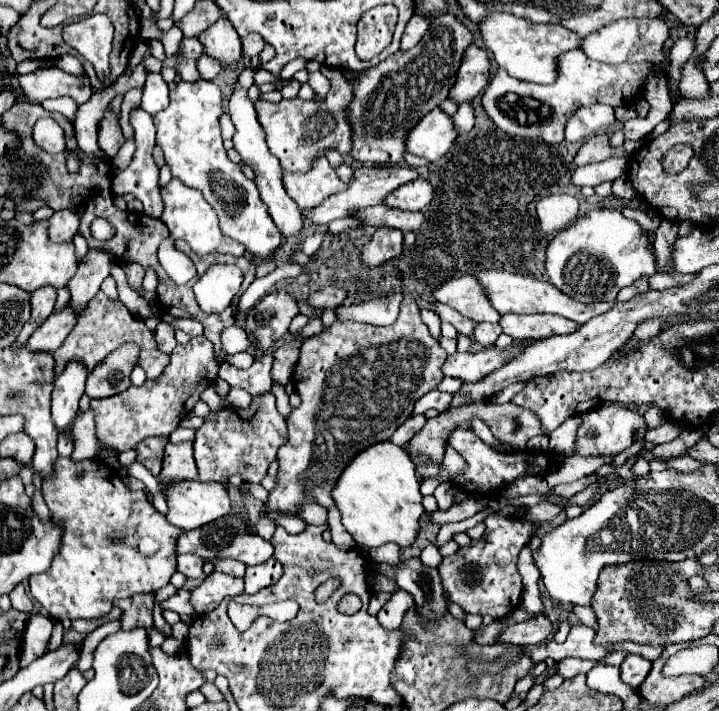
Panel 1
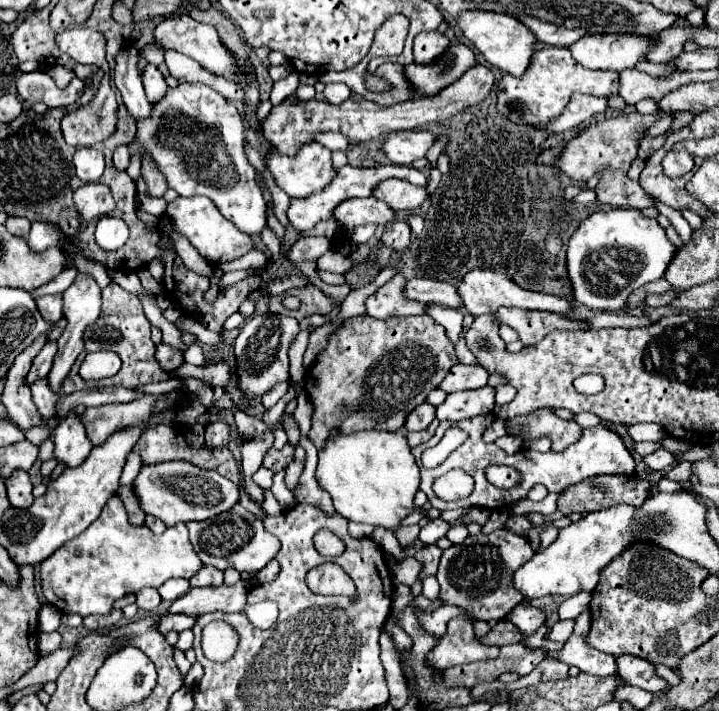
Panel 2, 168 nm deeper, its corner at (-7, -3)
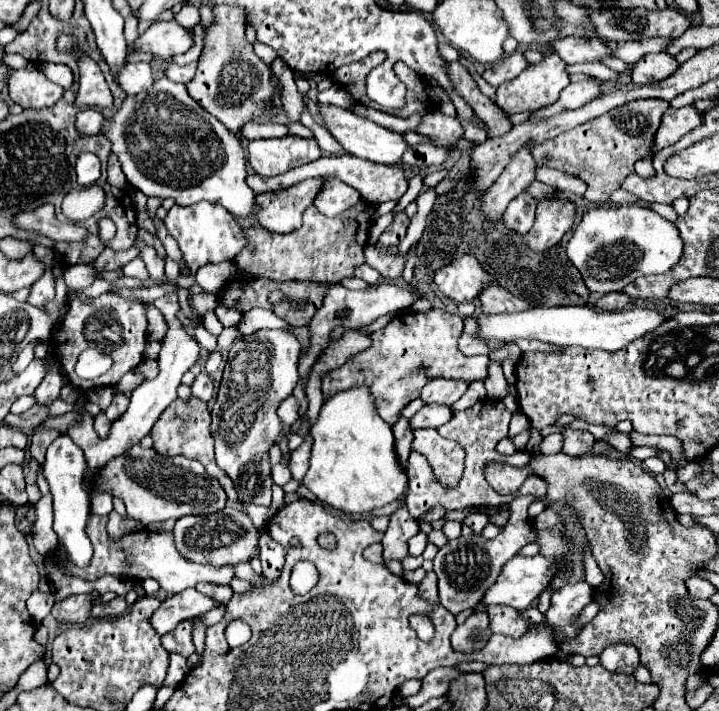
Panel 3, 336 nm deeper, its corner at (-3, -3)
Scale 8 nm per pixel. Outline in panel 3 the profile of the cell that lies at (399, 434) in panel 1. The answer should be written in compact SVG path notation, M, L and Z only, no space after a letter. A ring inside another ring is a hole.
M417 429L411 445L413 451L427 455L437 479L443 485L455 487L463 471L463 449L453 441L441 437L437 429Z

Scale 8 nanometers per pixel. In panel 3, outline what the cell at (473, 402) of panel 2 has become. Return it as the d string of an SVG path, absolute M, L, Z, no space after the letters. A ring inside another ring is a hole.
M425 405L413 419L411 419L411 427L413 429L423 429L423 427L441 427L443 423L447 423L453 417L453 409L449 405Z

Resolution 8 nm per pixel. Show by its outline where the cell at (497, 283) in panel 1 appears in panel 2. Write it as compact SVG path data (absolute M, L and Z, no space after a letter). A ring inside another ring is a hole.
M475 269L475 271L469 271L461 283L457 285L459 287L459 297L463 299L463 307L479 317L479 315L485 315L485 313L495 313L501 305L505 307L521 307L521 309L539 309L539 311L553 311L553 313L567 313L567 309L571 307L571 303L567 303L567 299L561 299L561 297L555 297L555 295L547 295L547 293L535 293L535 291L527 291L527 289L521 289L517 283L513 283L507 275L501 275L501 273L495 273L495 271L485 271L485 269Z

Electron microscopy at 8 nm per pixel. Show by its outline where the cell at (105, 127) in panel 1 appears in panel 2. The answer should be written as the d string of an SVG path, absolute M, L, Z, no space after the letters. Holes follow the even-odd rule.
M125 145L115 149L115 153L113 153L113 167L117 171L125 171L129 167L129 149Z

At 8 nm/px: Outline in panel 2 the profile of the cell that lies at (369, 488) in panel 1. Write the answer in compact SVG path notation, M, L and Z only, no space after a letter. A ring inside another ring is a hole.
M335 431L331 439L327 439L327 447L319 451L319 465L315 479L321 489L325 489L335 505L335 511L349 519L359 521L375 527L385 529L397 529L401 519L407 517L413 511L413 497L419 489L419 467L411 455L411 449L407 445L407 437L403 431L357 431L355 435L343 435L341 431Z

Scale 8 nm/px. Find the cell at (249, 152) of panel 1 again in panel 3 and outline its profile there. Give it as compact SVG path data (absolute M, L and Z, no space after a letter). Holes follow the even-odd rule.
M175 19L173 21L157 21L153 23L143 37L139 37L133 45L135 51L147 51L157 57L169 59L179 53L185 53L195 43L193 29L181 27Z

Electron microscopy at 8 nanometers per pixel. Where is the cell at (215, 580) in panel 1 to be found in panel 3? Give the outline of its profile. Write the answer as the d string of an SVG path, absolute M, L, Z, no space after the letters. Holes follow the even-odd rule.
M189 587L177 595L167 597L161 607L155 611L155 617L151 617L151 625L155 627L155 631L159 631L159 635L165 635L167 631L173 631L179 623L193 619L201 613L207 613L215 607L221 607L223 603L201 595L197 589Z

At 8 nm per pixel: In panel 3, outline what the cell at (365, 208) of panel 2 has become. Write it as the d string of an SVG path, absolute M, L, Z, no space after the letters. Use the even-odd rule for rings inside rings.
M325 177L325 179L327 179L327 187L323 187L323 191L315 199L315 207L323 215L337 217L361 201L361 193L355 191L351 185L335 177Z

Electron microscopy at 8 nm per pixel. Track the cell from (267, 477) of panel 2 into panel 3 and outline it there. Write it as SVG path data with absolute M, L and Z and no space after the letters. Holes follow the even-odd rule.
M275 465L273 469L273 481L277 483L277 485L285 485L289 479L291 479L291 473L289 473L289 467L285 467L285 465Z

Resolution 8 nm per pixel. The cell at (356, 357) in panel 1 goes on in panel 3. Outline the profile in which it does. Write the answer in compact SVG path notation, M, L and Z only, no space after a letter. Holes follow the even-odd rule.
M431 309L427 313L399 313L385 329L371 333L371 347L347 359L341 367L323 373L323 401L351 387L367 387L375 399L379 417L393 425L399 421L407 403L421 395L427 381L435 377L463 379L467 383L487 377L489 357L463 357L457 349L457 339L463 331L463 317Z

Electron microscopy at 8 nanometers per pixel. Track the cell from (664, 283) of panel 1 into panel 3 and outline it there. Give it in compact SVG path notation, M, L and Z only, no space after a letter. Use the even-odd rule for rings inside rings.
M611 293L611 295L603 295L597 299L597 309L603 309L603 311L617 311L617 309L623 309L627 305L633 303L633 297L629 297L627 293Z

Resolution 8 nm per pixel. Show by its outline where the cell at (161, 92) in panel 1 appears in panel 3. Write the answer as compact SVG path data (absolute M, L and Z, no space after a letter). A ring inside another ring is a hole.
M127 63L127 67L121 71L117 83L127 95L137 95L141 91L147 91L153 85L153 75L151 75L149 63Z

